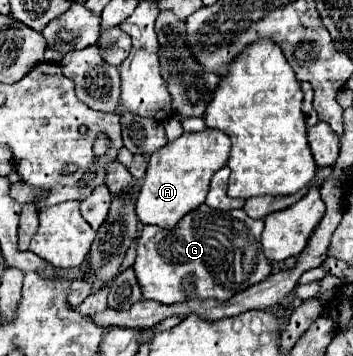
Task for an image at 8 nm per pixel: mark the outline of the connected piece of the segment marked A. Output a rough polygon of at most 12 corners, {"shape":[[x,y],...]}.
{"shape":[[184,132],[150,156],[136,214],[174,228],[204,204],[230,138]]}

